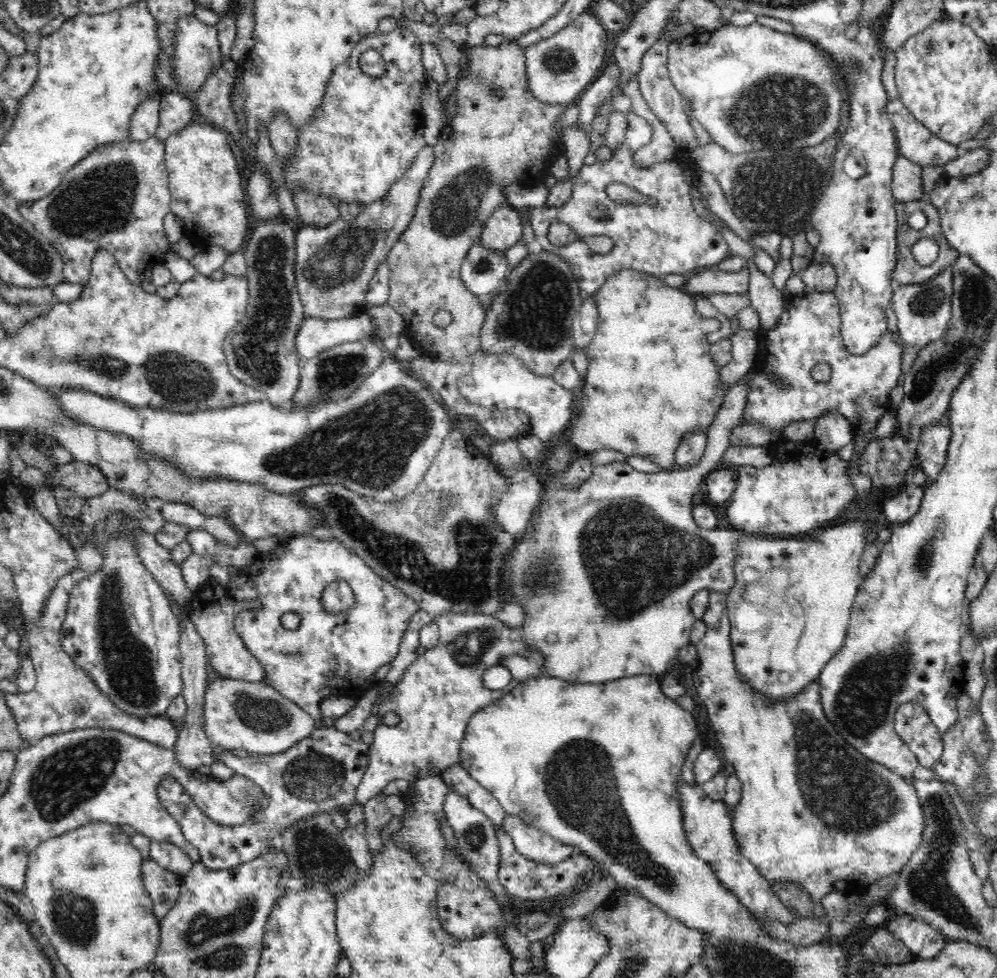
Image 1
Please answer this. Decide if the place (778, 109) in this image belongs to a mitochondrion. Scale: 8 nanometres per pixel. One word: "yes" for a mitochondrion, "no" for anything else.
yes

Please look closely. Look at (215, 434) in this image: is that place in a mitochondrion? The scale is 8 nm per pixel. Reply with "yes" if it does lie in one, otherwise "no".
no

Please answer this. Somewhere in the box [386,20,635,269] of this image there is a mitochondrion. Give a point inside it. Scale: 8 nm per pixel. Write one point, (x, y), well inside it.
(456, 206)

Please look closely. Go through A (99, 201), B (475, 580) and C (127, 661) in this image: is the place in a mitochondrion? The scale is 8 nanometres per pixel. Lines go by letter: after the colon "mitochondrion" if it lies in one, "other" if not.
A: mitochondrion
B: mitochondrion
C: mitochondrion

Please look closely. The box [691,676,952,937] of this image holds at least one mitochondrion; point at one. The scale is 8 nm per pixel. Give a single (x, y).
(847, 795)

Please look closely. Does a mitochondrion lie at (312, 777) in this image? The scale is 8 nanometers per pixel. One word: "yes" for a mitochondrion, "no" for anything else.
yes

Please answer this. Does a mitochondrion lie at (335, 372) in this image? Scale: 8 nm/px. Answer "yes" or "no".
yes

